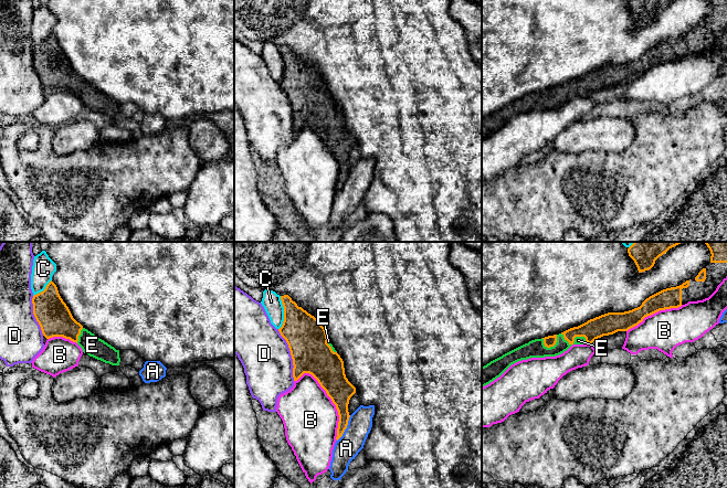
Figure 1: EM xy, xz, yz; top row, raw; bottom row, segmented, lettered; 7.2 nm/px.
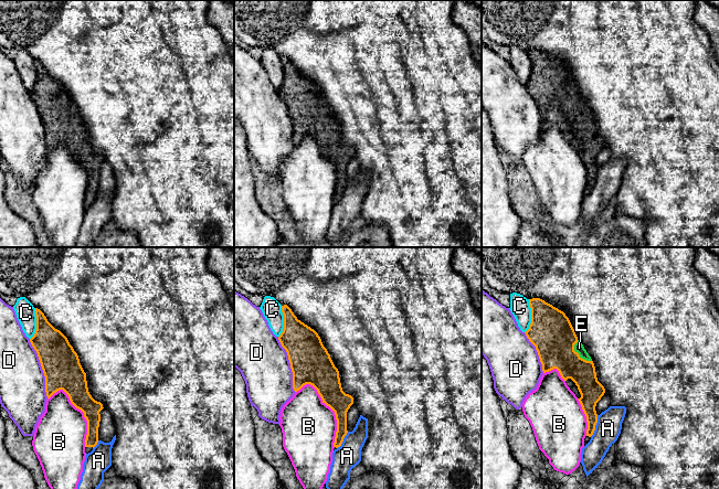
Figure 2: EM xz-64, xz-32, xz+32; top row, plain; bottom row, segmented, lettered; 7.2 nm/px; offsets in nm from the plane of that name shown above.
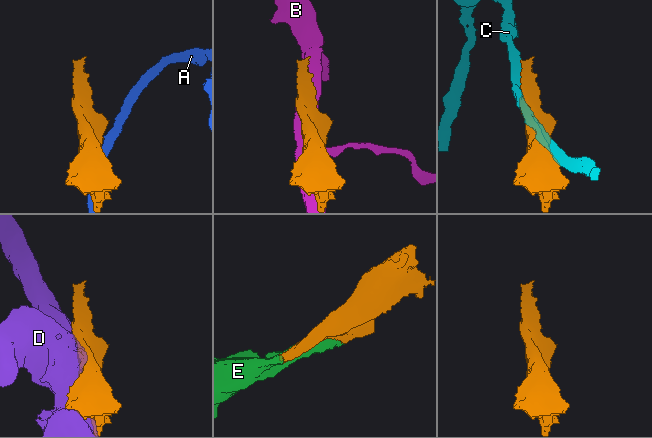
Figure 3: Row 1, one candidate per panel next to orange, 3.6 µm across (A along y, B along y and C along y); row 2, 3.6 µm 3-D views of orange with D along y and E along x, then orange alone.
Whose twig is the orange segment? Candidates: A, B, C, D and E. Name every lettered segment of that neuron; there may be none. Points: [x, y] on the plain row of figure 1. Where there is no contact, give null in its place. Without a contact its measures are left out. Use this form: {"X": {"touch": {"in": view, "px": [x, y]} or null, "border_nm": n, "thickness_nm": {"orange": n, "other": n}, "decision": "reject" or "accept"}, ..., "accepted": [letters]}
{"A": {"touch": {"in": "xz", "px": [346, 180]}, "border_nm": 220, "thickness_nm": {"orange": 150, "other": 180}, "decision": "reject"}, "B": {"touch": {"in": "xz", "px": [334, 156]}, "border_nm": 550, "thickness_nm": {"orange": 220, "other": 400}, "decision": "reject"}, "C": {"touch": {"in": "xz", "px": [284, 65]}, "border_nm": 240, "thickness_nm": {"orange": 280, "other": 140}, "decision": "reject"}, "D": {"touch": {"in": "xz", "px": [291, 107]}, "border_nm": 400, "thickness_nm": {"orange": 280, "other": 360}, "decision": "reject"}, "E": {"touch": {"in": "yz", "px": [575, 89]}, "border_nm": 220, "thickness_nm": {"orange": 160, "other": 60}, "decision": "accept"}, "accepted": ["E"]}

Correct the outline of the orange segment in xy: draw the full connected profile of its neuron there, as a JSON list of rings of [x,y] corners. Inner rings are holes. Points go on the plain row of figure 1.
[[[51,33],[45,42],[32,51],[33,67],[46,92],[63,89],[76,95],[89,109],[112,118],[119,118],[119,103],[99,92],[77,75]]]

